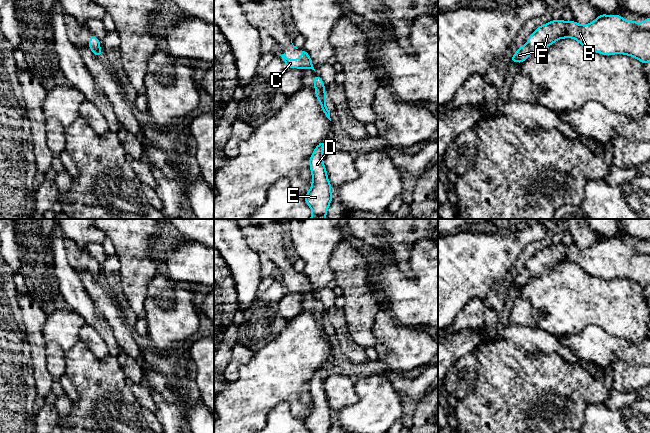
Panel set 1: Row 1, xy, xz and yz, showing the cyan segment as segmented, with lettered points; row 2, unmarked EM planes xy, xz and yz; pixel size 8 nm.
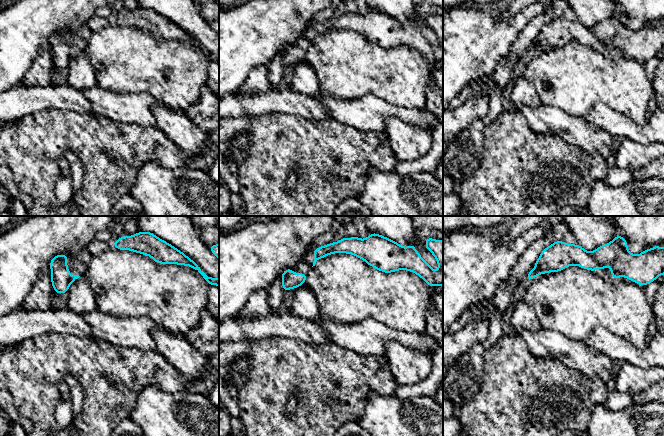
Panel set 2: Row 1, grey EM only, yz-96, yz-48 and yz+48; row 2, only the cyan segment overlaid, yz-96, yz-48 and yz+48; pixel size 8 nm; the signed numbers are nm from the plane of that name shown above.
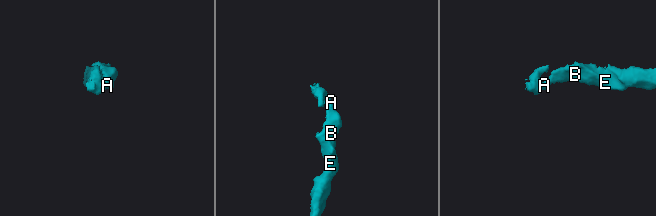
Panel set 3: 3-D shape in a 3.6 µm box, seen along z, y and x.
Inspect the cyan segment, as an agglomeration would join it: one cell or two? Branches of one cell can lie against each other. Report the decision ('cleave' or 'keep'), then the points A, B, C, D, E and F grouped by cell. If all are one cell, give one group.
keep; A B C D E F

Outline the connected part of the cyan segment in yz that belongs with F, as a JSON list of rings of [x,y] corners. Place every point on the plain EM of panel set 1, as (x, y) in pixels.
[[[605,238],[587,249],[559,243],[539,250],[510,286],[523,287],[532,276],[540,275],[562,262],[574,262],[588,274],[606,280],[625,278],[643,288],[650,286],[650,241],[637,247],[624,245],[621,239]]]

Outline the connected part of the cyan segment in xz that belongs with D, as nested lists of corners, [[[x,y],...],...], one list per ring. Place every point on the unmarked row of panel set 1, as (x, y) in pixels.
[[[319,367],[310,381],[309,389],[312,397],[312,409],[305,420],[306,428],[311,433],[328,433],[333,421],[331,408],[327,401],[327,395],[323,387],[323,371],[325,367]]]

